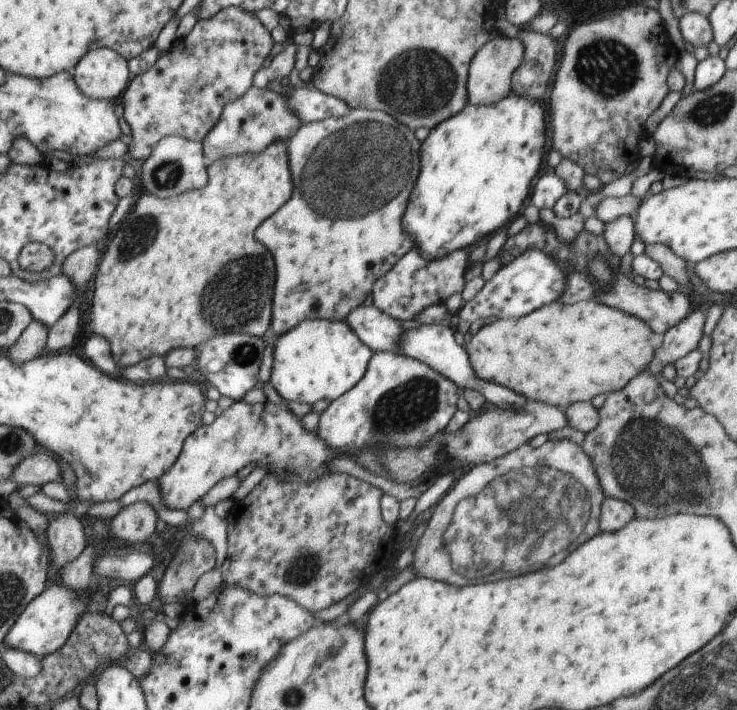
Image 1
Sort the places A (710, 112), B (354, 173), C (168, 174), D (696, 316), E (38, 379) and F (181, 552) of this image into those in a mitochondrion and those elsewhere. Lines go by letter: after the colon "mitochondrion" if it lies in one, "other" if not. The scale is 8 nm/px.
A: mitochondrion
B: mitochondrion
C: mitochondrion
D: other
E: other
F: mitochondrion

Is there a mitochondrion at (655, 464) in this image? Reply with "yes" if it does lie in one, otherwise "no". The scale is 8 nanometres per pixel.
yes

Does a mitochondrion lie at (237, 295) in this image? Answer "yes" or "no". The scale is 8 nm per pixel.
yes

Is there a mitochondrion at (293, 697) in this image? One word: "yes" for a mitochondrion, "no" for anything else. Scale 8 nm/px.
yes

